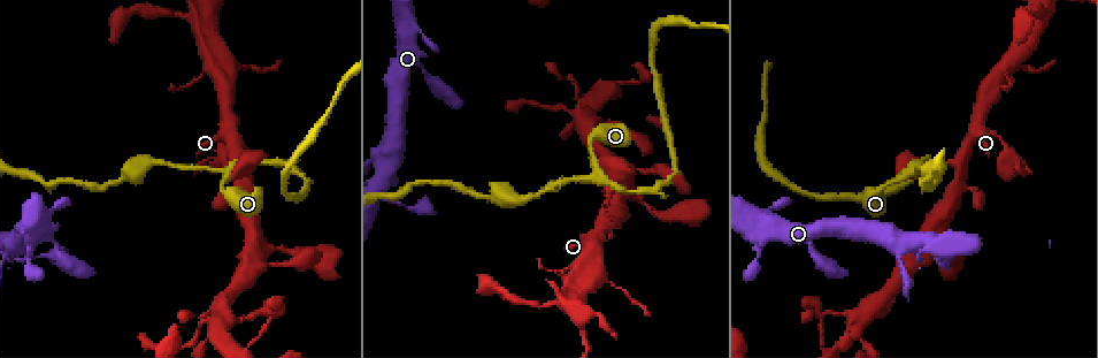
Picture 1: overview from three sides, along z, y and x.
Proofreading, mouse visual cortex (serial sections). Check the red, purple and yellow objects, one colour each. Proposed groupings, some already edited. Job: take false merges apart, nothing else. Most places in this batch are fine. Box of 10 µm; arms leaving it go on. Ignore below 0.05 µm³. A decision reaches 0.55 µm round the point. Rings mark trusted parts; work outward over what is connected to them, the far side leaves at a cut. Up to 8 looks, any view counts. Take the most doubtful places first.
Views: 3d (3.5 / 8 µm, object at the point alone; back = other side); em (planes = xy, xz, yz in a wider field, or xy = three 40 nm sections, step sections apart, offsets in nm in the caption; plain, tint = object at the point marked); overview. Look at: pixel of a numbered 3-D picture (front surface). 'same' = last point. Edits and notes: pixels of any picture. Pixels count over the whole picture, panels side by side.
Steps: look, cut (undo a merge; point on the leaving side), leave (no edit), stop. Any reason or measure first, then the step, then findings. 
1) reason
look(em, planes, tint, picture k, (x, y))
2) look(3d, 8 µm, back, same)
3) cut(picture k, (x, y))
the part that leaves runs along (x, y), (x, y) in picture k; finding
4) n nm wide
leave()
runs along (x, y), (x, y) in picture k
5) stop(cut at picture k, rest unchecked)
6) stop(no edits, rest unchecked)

thin arm on a thick one
look(3d, 3.5 µm, picture 1, (587, 113))

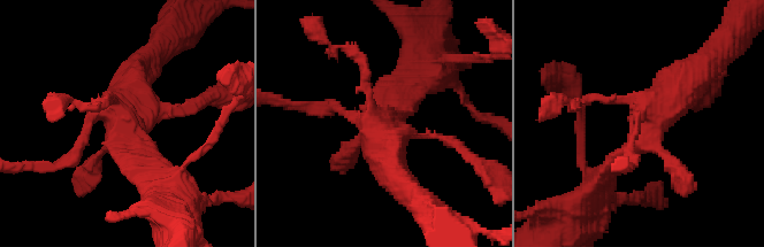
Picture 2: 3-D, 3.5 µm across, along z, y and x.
look(em, xy, step 3, tint, picture 2, (124, 132))

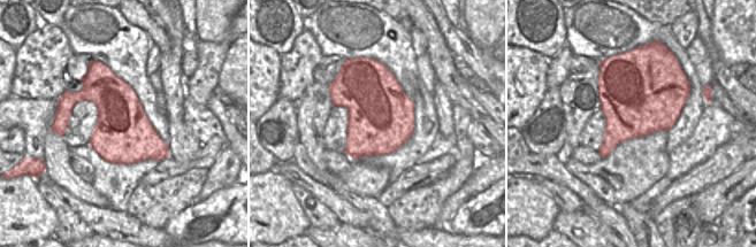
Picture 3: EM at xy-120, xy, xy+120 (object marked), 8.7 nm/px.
leave()
runs along (708, 67), (669, 99), (613, 169) in picture 2; all the same cell

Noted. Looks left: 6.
a narrow waist
look(3d, 3.5 µm, picture 1, (307, 179))

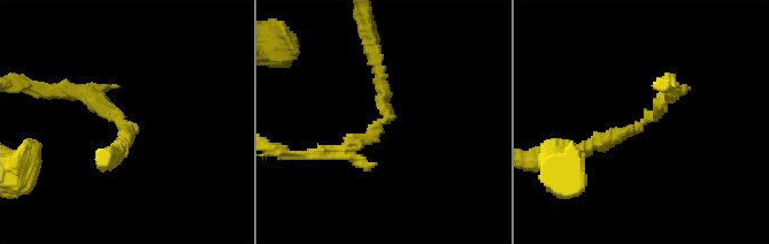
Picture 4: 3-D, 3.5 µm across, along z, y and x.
arms of 200, 200 nm; need the tissue
look(em, planes, tint, picture 4, (127, 125))

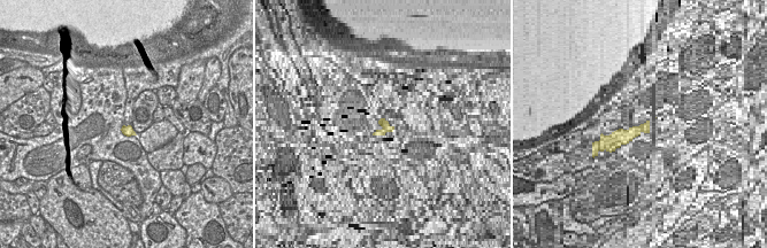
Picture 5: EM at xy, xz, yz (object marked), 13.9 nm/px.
140 nm wide
leave()
runs along (671, 93), (637, 129), (575, 153) in picture 4; one cell here

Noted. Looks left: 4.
thick turns thin
look(3d, 3.5 µm, picture 1, (38, 257))

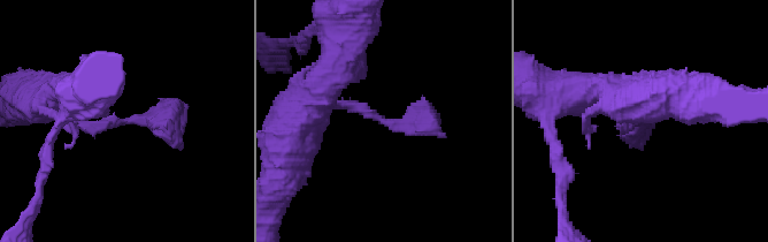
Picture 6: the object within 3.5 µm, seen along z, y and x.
look(em, xy, step 5, tint, picture 6, (638, 123))

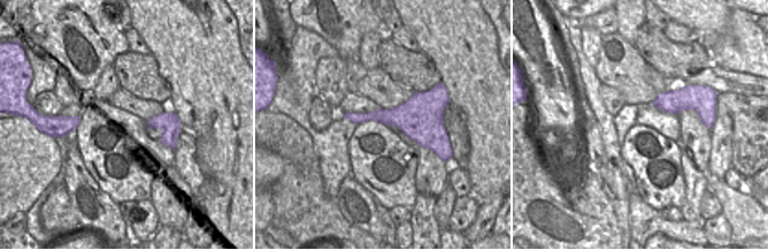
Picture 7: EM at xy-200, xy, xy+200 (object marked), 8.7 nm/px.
leave()
runs along (60, 103), (85, 128), (159, 121), (181, 149) in picture 6; one cell here

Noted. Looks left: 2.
stop(no edits, rest unchecked)

